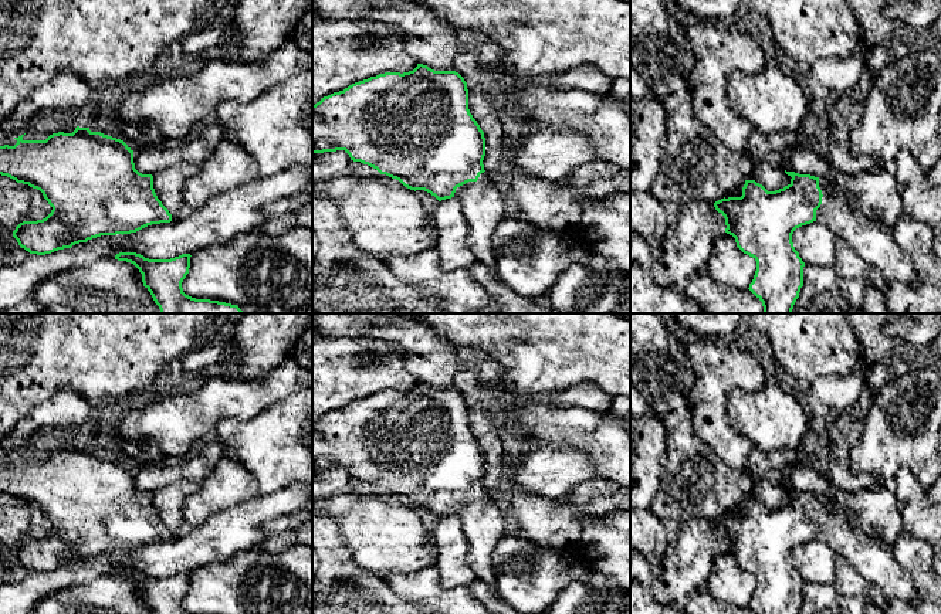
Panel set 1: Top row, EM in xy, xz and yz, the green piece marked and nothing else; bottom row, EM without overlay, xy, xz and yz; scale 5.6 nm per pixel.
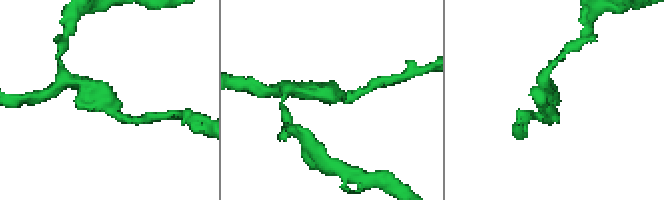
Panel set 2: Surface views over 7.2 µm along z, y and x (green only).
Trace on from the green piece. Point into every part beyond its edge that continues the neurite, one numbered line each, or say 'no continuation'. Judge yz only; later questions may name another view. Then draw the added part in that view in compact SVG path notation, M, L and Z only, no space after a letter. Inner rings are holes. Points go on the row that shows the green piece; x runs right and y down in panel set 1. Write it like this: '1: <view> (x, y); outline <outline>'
1: yz (876, 246); outline M819 179L822 204L816 210L816 223L825 224L844 238L863 261L877 268L888 282L906 286L918 284L913 259L896 244L893 233L880 220L863 220L850 206L846 191L830 189Z

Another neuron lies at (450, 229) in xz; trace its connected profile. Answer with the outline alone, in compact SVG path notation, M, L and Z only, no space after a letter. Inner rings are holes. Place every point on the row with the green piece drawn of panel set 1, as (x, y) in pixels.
M457 199L441 200L429 210L427 224L433 228L433 248L439 252L443 268L470 268L477 262L467 244L470 228Z

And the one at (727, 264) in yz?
M722 233L714 241L704 271L718 282L745 291L754 279L756 261L737 247L732 235Z

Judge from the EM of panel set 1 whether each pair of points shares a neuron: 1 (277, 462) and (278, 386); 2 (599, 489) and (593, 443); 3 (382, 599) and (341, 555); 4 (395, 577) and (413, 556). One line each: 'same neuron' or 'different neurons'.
1: different neurons
2: different neurons
3: same neuron
4: different neurons

